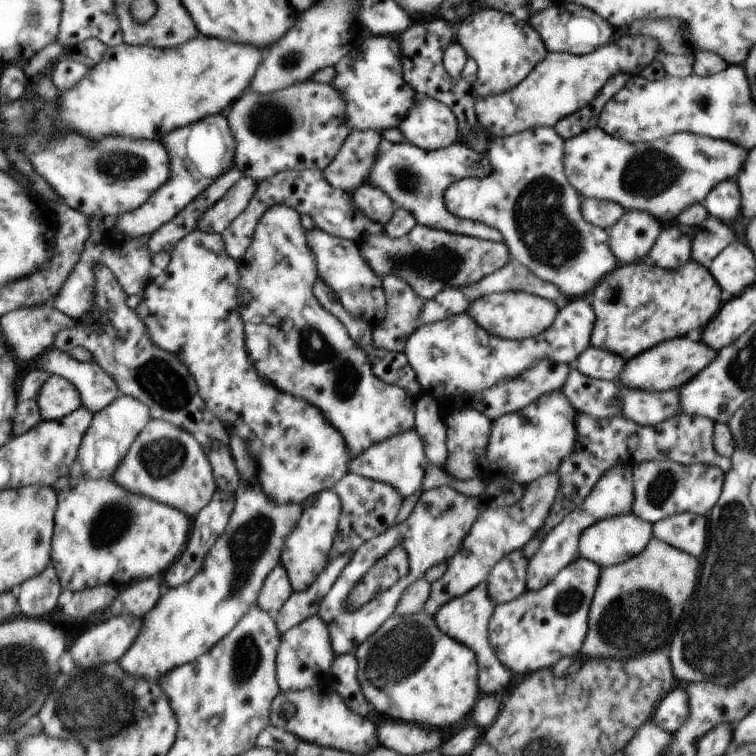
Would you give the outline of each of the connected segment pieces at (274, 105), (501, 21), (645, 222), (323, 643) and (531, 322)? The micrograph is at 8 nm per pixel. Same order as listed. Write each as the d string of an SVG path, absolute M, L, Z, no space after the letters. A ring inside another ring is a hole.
M313 80L297 83L277 96L271 94L267 104L261 94L245 90L231 106L224 114L236 144L233 167L239 169L243 177L251 177L256 182L289 169L322 171L350 133L344 119L343 97L331 84Z
M483 9L469 15L454 27L454 40L476 64L476 79L472 84L472 92L476 97L511 91L531 74L533 67L547 54L540 33L527 20L516 20L511 13Z
M625 210L623 218L607 229L608 245L622 265L641 262L660 236L661 222L645 211Z
M315 614L295 626L280 633L279 650L276 651L276 683L281 691L300 691L321 684L321 678L328 674L334 657L333 648L329 642L326 624Z
M505 291L491 293L474 300L465 310L487 334L512 341L520 341L534 337L552 326L559 309L549 299L541 298L521 291Z

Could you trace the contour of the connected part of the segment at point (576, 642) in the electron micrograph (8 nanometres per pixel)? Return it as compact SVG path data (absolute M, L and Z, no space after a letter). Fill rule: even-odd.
M583 557L559 571L543 588L523 591L512 601L494 605L488 618L488 643L493 654L513 674L531 674L575 654L583 646L588 627L588 608L594 595L600 567Z

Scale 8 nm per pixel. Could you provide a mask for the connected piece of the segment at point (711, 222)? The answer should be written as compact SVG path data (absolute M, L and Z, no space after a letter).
M708 215L694 230L690 258L705 268L721 250L735 240L733 231L723 221L711 215Z

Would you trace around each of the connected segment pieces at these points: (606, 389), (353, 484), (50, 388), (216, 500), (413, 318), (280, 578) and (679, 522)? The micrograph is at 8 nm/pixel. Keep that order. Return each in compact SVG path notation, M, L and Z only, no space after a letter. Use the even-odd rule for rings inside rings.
M571 366L569 374L563 383L561 391L577 413L585 413L594 419L610 419L620 414L619 384L614 381L592 379L583 376L575 367Z
M349 471L342 476L332 489L339 497L341 512L339 513L335 538L333 538L331 548L328 552L329 560L338 557L343 551L355 550L362 542L372 539L374 536L381 534L384 530L391 527L402 502L402 498L388 484L377 482Z
M53 375L43 385L38 403L45 421L63 418L83 406L76 384L59 375Z
M219 489L215 490L215 494L212 499L209 500L207 506L203 507L199 514L195 515L193 520L193 528L189 535L188 542L185 544L185 550L177 556L177 560L173 562L173 568L168 568L169 572L163 573L163 585L169 586L169 589L180 587L181 584L185 584L199 568L201 568L201 562L203 562L204 556L207 551L213 546L215 539L223 532L225 525L227 524L229 515L233 510L233 493L224 493Z
M394 274L380 277L385 297L385 316L382 323L372 329L371 344L379 350L402 353L408 336L418 324L424 300Z
M277 564L267 573L258 592L255 606L275 618L277 612L284 606L284 602L292 595L292 591L285 568Z
M682 512L652 524L652 532L665 544L698 556L705 550L705 518Z

